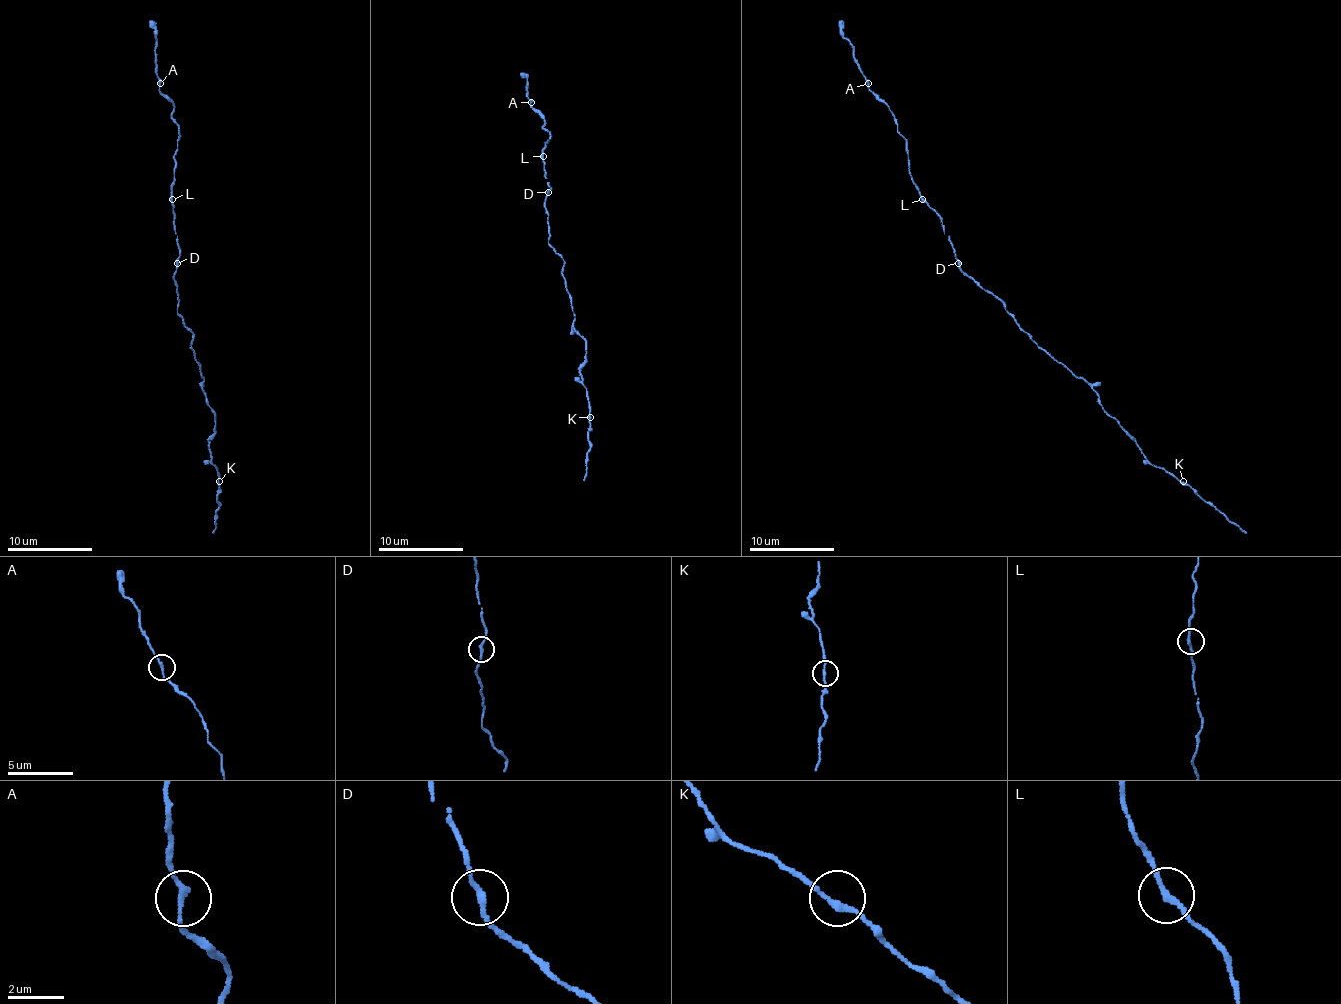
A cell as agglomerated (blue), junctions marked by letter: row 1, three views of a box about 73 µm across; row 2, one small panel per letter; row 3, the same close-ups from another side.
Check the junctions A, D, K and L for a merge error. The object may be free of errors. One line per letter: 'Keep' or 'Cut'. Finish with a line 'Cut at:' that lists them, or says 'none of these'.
A: Keep
D: Keep
K: Keep
L: Keep
Cut at: none of these

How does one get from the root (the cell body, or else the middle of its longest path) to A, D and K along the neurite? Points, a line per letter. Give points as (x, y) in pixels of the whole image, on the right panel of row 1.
A: (1003, 305), (960, 269), (941, 218), (920, 195), (909, 174), (905, 140), (897, 129), (897, 119), (867, 83)
D: (1003, 305), (969, 278), (958, 263)
K: (1003, 305), (1043, 350), (1092, 388), (1098, 396), (1098, 403), (1136, 443), (1141, 454), (1151, 464), (1183, 481)

